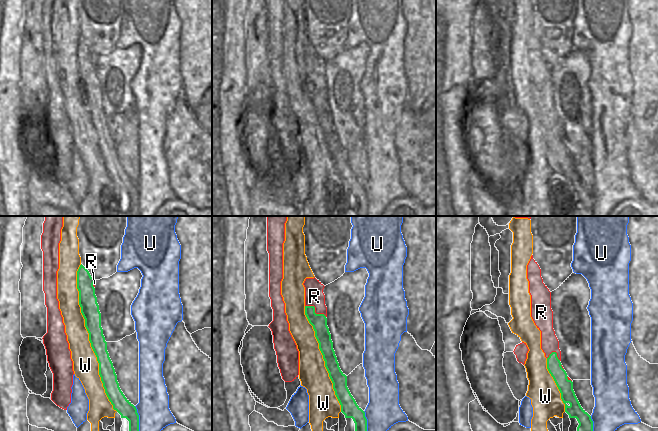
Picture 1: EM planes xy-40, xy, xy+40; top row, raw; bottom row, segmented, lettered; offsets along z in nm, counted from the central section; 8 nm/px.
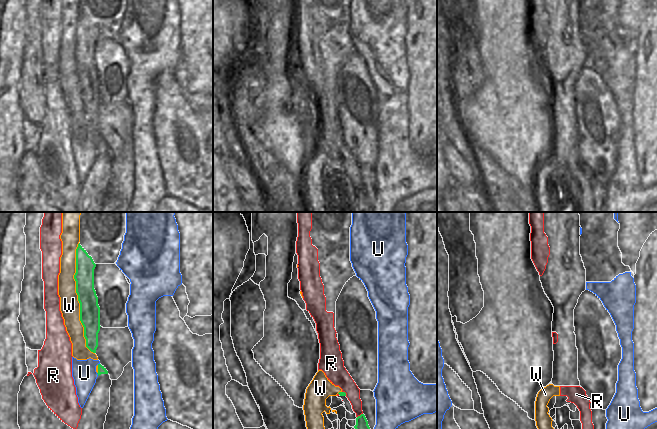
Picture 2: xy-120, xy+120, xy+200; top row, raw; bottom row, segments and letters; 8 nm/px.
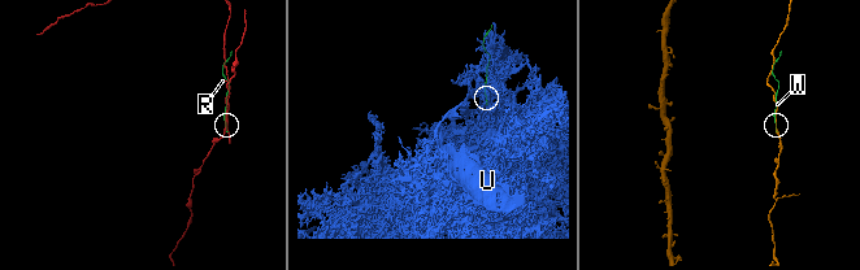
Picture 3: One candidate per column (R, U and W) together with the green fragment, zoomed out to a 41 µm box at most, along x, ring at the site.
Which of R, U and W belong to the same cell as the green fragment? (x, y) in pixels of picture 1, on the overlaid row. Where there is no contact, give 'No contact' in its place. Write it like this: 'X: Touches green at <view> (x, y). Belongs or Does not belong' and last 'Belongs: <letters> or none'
R: Touches green at xy (314, 311). Does not belong
U: Touches green at xy-40 (138, 418). Does not belong
W: Touches green at xy-40 (89, 338). Does not belong
Belongs: none

